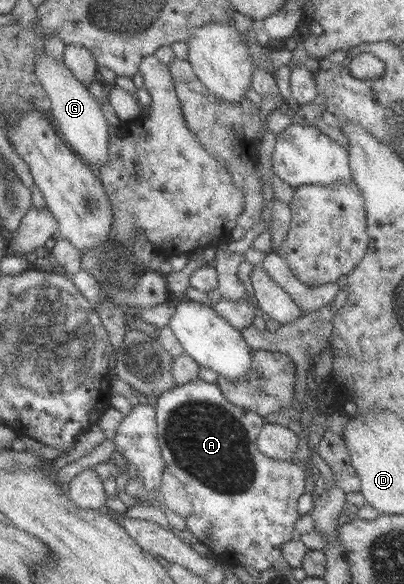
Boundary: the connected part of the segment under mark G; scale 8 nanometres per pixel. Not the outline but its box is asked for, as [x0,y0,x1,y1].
[34,51,113,173]

